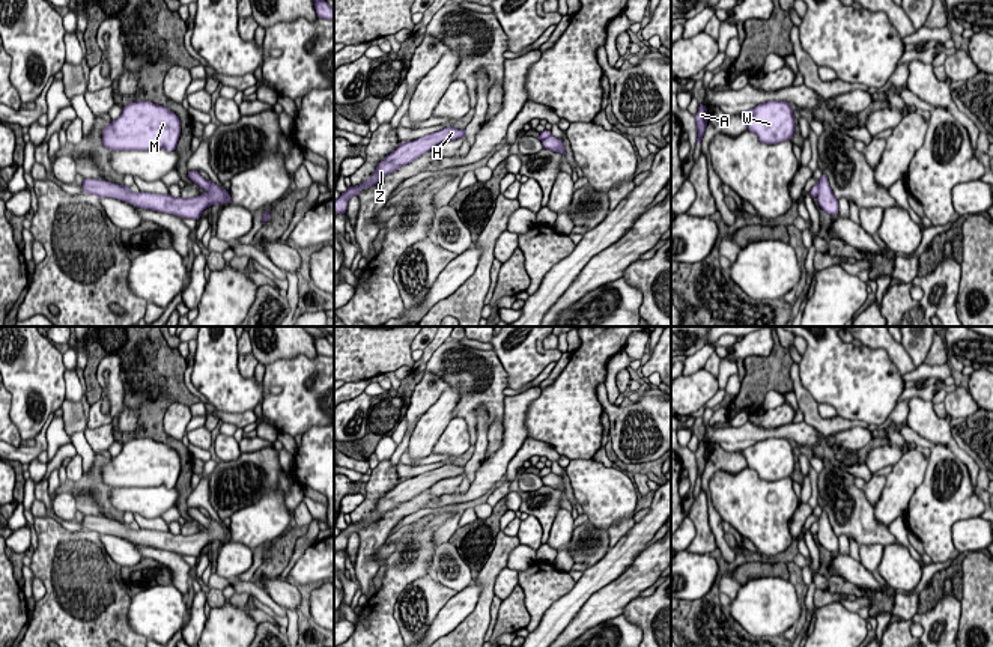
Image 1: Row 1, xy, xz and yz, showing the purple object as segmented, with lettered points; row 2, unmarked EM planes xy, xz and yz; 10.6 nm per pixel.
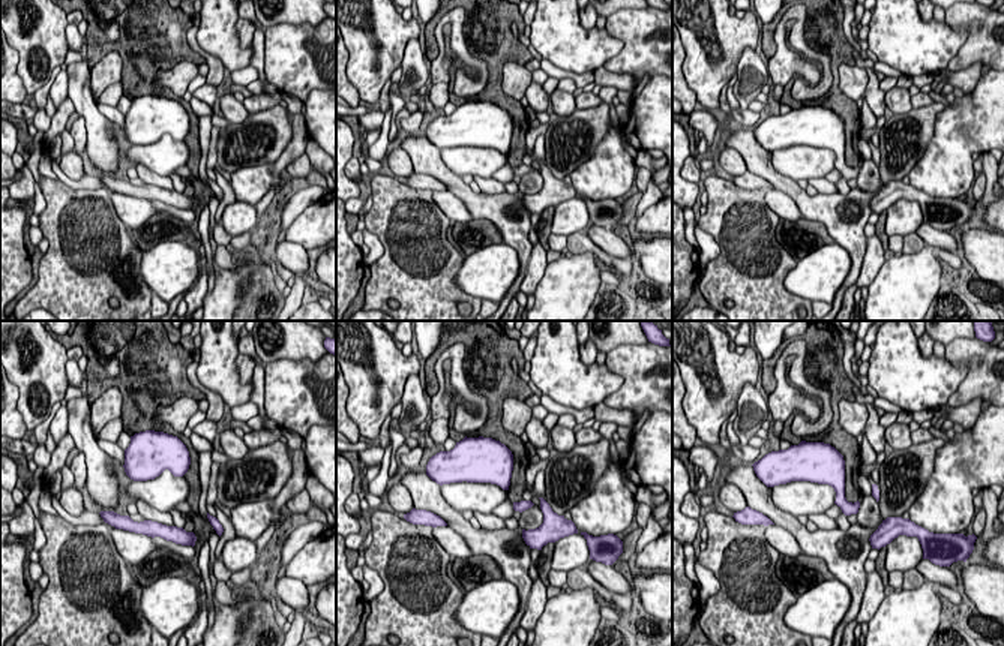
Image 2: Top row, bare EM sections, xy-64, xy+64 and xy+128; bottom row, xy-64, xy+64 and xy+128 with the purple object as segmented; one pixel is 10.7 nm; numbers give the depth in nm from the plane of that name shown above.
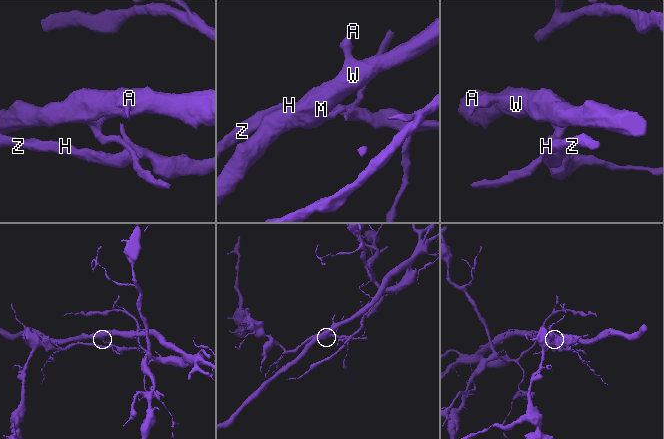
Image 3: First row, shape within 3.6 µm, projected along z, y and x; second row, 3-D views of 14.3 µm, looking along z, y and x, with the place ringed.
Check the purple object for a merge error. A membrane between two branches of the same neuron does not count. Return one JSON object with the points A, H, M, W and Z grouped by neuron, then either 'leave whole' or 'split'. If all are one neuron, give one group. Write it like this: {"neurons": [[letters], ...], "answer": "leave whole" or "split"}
{"neurons": [["A", "M", "W"], ["H", "Z"]], "answer": "split"}

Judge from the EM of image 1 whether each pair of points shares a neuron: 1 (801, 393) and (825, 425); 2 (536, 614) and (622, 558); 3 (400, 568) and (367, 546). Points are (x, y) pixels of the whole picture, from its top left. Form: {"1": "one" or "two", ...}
{"1": "one", "2": "two", "3": "two"}

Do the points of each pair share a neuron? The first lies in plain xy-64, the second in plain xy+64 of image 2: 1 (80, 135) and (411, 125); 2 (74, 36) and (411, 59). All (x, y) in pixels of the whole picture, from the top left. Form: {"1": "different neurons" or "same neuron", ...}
{"1": "same neuron", "2": "same neuron"}

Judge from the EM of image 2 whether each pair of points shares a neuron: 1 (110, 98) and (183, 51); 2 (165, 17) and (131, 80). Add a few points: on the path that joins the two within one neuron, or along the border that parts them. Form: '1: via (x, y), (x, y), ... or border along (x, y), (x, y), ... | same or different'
1: border along (120, 81), (123, 93) | different
2: via (150, 32), (144, 38), (141, 65) | same

